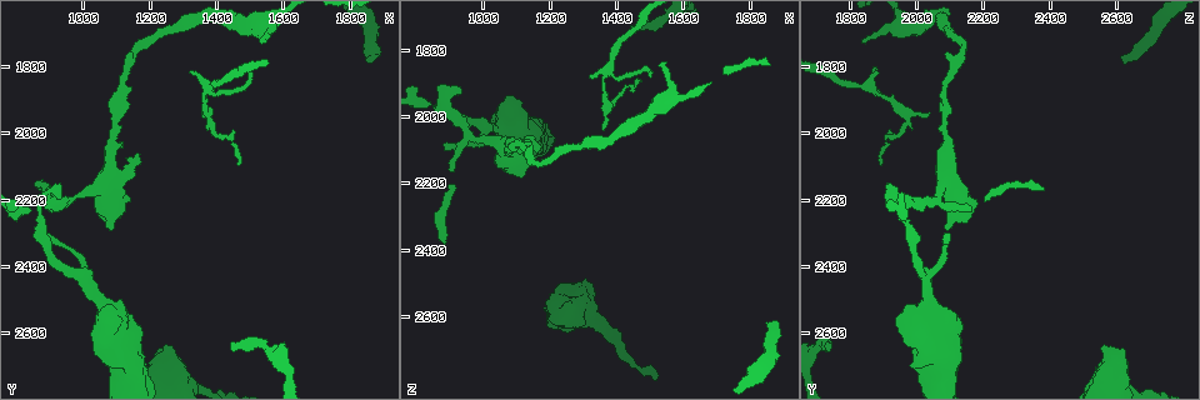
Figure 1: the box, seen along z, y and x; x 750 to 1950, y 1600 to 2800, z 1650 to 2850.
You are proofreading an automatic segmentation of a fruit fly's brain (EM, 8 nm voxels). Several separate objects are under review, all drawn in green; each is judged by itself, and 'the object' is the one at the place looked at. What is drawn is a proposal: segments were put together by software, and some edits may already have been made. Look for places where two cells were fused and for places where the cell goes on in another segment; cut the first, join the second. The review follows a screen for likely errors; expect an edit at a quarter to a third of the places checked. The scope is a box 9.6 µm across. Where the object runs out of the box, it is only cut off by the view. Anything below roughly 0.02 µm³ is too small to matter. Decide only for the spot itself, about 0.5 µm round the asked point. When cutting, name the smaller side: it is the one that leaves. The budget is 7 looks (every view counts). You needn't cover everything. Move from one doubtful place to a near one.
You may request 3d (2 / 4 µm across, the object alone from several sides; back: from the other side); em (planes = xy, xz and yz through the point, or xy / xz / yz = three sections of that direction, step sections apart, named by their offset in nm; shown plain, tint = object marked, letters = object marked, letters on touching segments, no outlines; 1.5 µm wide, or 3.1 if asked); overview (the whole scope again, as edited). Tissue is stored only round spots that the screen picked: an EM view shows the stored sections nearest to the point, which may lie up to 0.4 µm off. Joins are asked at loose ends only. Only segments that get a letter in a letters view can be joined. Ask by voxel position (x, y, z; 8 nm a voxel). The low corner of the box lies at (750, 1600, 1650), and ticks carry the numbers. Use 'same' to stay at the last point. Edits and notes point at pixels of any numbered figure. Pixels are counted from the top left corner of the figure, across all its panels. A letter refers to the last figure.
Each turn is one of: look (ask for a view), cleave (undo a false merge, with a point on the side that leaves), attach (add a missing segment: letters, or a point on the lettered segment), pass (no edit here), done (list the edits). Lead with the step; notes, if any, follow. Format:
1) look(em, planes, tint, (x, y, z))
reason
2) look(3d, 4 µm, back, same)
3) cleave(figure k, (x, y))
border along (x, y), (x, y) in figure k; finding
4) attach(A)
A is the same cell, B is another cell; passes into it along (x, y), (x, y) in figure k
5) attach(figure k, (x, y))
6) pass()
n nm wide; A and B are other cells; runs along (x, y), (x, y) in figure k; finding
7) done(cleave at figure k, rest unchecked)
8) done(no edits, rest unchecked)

look(3d, 4 µm, back, (1440, 2630, 1740))
an open end

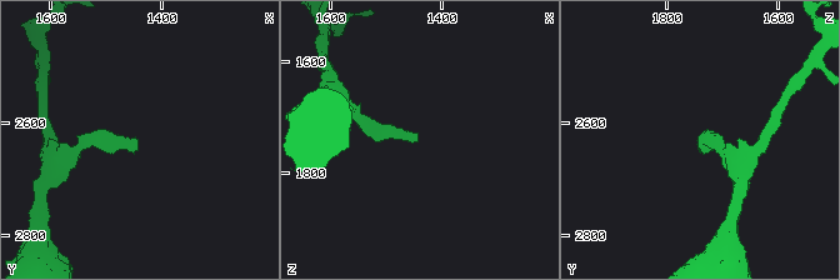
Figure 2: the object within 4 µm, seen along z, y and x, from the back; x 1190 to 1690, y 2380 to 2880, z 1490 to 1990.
look(em, xy, step 8, letters, (1440, 2630, 1745))

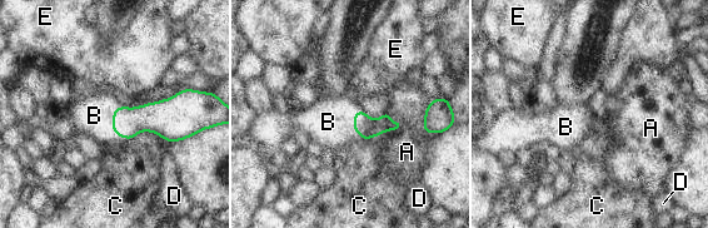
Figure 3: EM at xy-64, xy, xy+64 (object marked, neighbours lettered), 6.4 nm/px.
look(em, planes, letters, same)
cut it another way

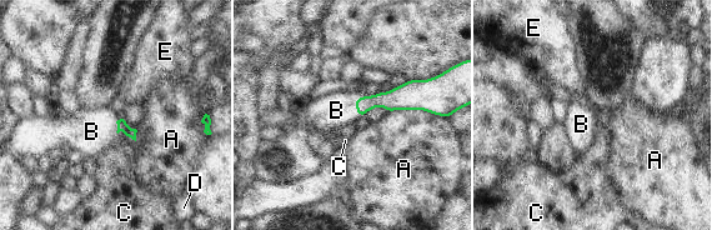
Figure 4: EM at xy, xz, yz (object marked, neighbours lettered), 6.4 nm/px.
attach(B)
A touches over 340 nm; B is the same cell, A, C, D and E are other cells; it goes on there

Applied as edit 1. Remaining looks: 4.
look(overview)
see it whole again

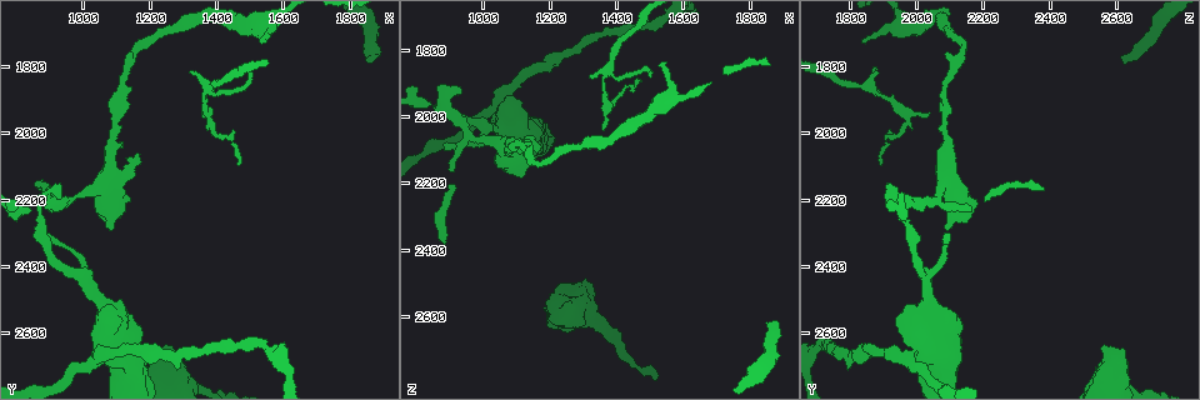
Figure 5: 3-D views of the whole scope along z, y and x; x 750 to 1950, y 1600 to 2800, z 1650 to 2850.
look(3d, 4 µm, back, (1880, 1780, 2620))
an open end

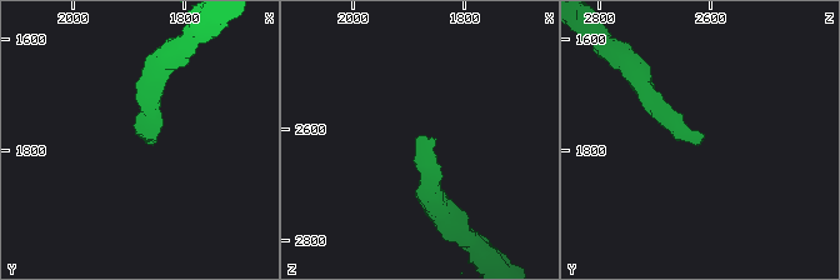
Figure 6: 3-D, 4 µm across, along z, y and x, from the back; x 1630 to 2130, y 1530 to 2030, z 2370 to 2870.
look(em, planes, letters, (1880, 1780, 2615))
need the tissue

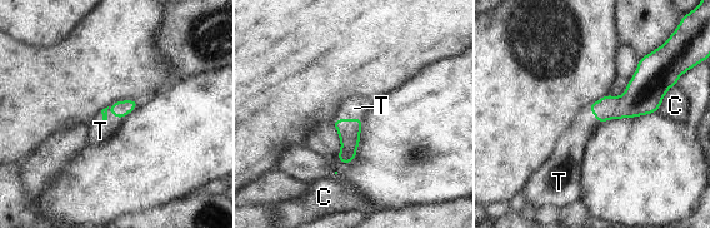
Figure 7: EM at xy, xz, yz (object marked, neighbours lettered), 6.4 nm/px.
attach(T)
T is the same cell, C is another cell; passes into it along (349, 130), (348, 119), (354, 108) in figure 7; the cell continues

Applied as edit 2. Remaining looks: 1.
done(attach at figure 4, attach at figure 7, rest unchecked)

